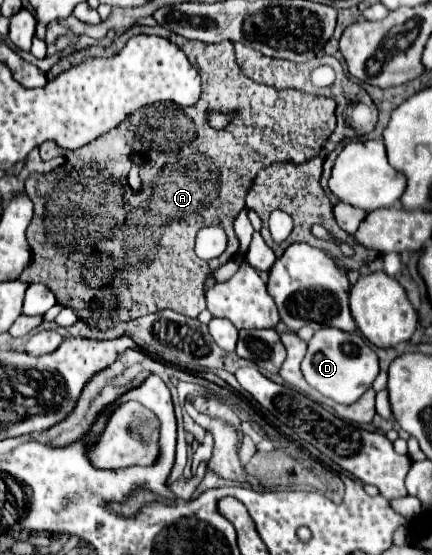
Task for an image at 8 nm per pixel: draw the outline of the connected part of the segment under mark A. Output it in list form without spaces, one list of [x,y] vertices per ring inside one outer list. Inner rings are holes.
[[[132,26],[128,32],[118,36],[112,46],[93,46],[62,58],[58,64],[54,64],[46,72],[46,78],[54,80],[58,74],[70,70],[72,66],[78,65],[87,57],[111,57],[112,54],[118,52],[118,48],[124,48],[126,42],[136,34],[160,34],[178,45],[202,76],[202,96],[194,106],[186,106],[186,108],[172,106],[172,104],[168,104],[168,106],[156,104],[156,106],[140,108],[140,110],[136,110],[136,114],[128,116],[122,122],[122,126],[116,126],[116,130],[102,134],[100,138],[96,138],[94,142],[90,142],[78,150],[66,150],[54,142],[44,142],[40,146],[40,156],[66,156],[66,162],[48,174],[30,174],[26,180],[26,194],[34,202],[34,218],[26,232],[28,244],[32,248],[32,264],[20,274],[22,282],[40,282],[40,284],[48,286],[54,292],[56,302],[60,306],[72,308],[80,320],[84,320],[86,324],[96,326],[100,330],[124,324],[128,320],[134,320],[134,318],[140,318],[140,316],[146,316],[150,312],[164,310],[164,308],[170,308],[184,316],[196,318],[206,308],[206,296],[204,296],[206,278],[226,260],[234,258],[234,254],[238,250],[238,238],[234,236],[232,222],[238,216],[238,212],[244,210],[246,206],[248,206],[248,210],[254,210],[262,218],[260,234],[264,236],[266,244],[274,250],[276,258],[280,258],[282,252],[290,244],[306,242],[322,252],[328,252],[336,260],[336,264],[346,272],[352,268],[358,270],[360,264],[366,266],[376,260],[378,254],[374,250],[368,250],[368,248],[356,244],[356,240],[352,236],[348,236],[344,230],[340,230],[340,226],[336,224],[334,214],[332,214],[332,204],[320,188],[320,174],[322,174],[324,158],[336,148],[336,144],[342,138],[356,136],[355,130],[346,126],[346,122],[342,118],[342,110],[352,102],[374,104],[372,98],[368,96],[368,92],[364,88],[360,88],[358,84],[354,84],[344,74],[344,70],[336,58],[324,56],[324,64],[330,64],[336,72],[334,86],[326,88],[326,96],[330,96],[330,98],[324,98],[324,96],[314,96],[314,94],[318,94],[318,88],[314,88],[308,78],[310,72],[322,64],[320,58],[314,58],[306,64],[296,64],[290,60],[278,60],[272,56],[264,56],[240,42],[236,42],[234,46],[232,46],[232,42],[206,44],[206,42],[180,38],[180,35],[170,32],[170,30],[164,30],[162,26],[154,26],[154,28]],[[132,154],[140,154],[146,158],[146,164],[140,168],[142,170],[140,176],[142,176],[142,184],[144,184],[142,194],[134,194],[126,182],[126,176],[132,168]],[[272,210],[282,210],[282,212],[290,214],[294,220],[294,230],[290,232],[286,242],[278,244],[270,236],[268,218],[270,218]],[[212,224],[222,226],[226,230],[228,246],[220,254],[220,258],[202,260],[194,252],[194,238],[196,238],[198,230],[202,230],[204,226],[212,226]],[[314,224],[324,226],[340,242],[350,244],[354,248],[354,256],[342,254],[342,250],[336,242],[316,238],[310,230]]]

